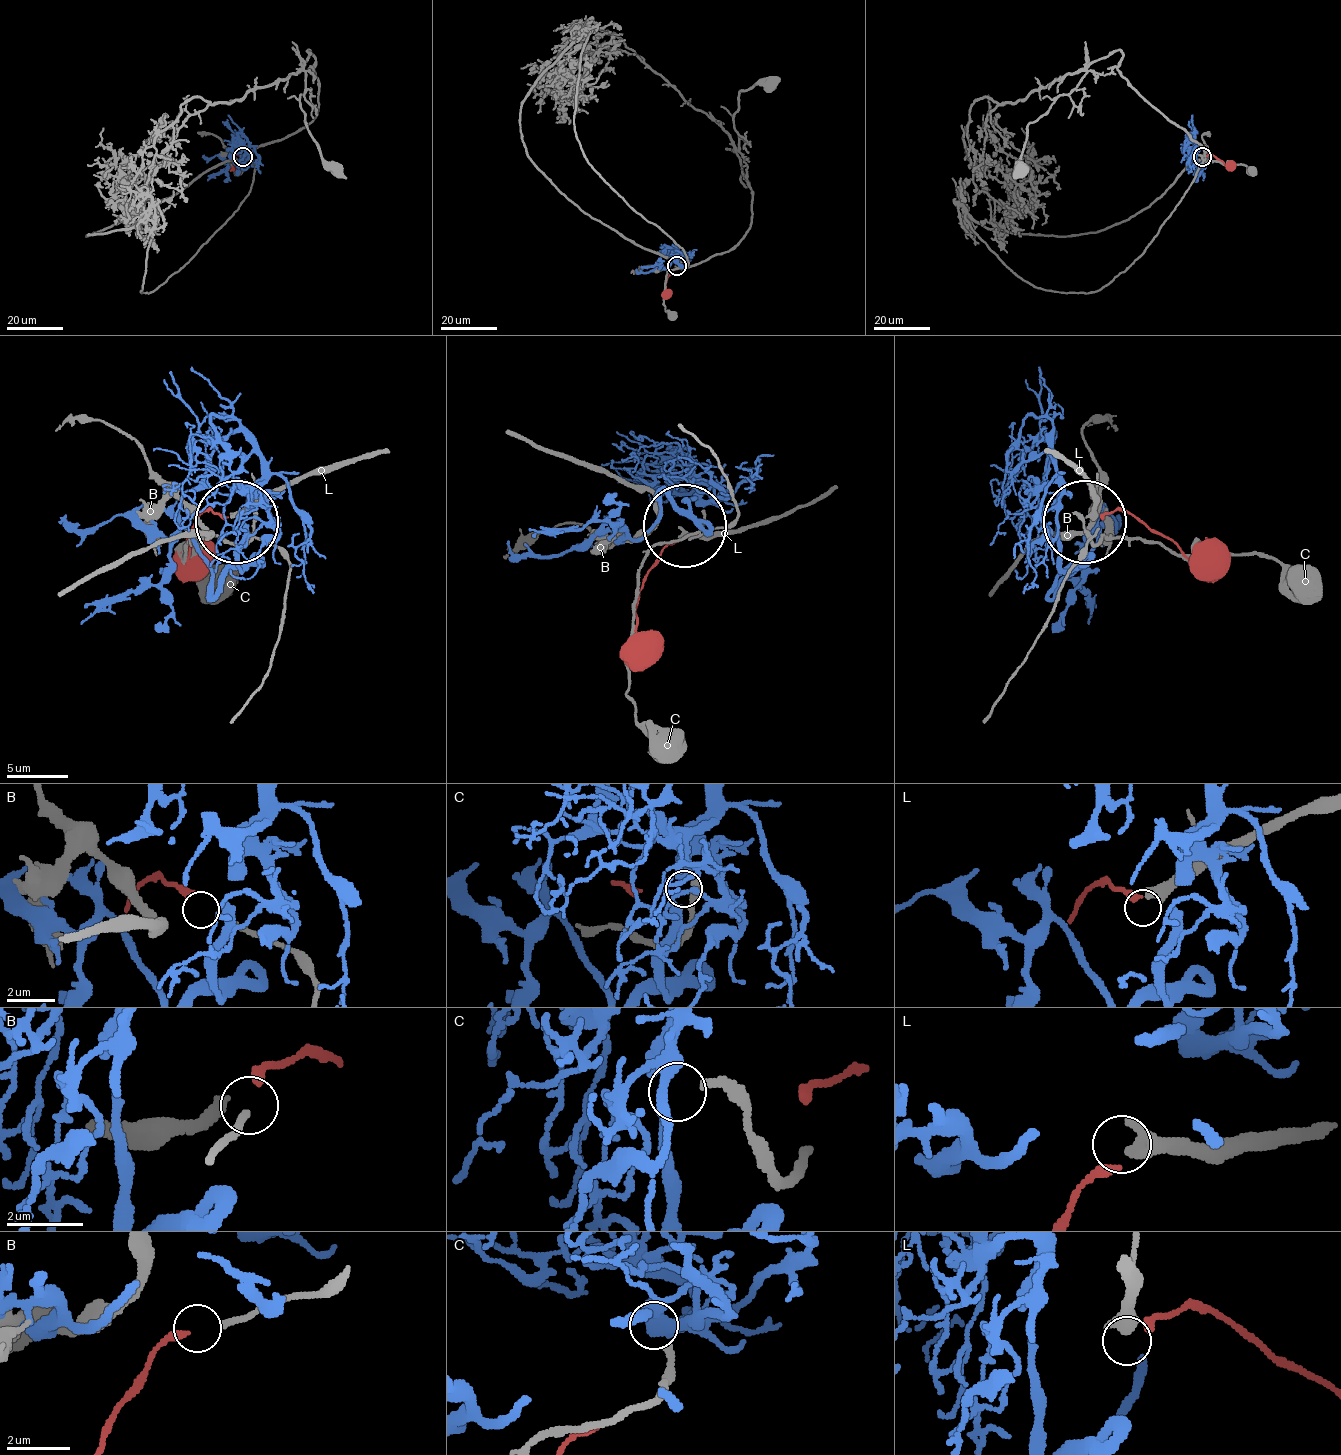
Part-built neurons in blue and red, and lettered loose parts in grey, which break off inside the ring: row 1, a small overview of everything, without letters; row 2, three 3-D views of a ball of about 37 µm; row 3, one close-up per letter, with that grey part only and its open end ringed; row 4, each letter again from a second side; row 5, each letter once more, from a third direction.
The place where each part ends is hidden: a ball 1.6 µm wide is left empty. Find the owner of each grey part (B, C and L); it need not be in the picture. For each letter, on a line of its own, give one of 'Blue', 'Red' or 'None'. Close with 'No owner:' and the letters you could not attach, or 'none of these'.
B: Red
C: Blue
L: None
No owner: L

